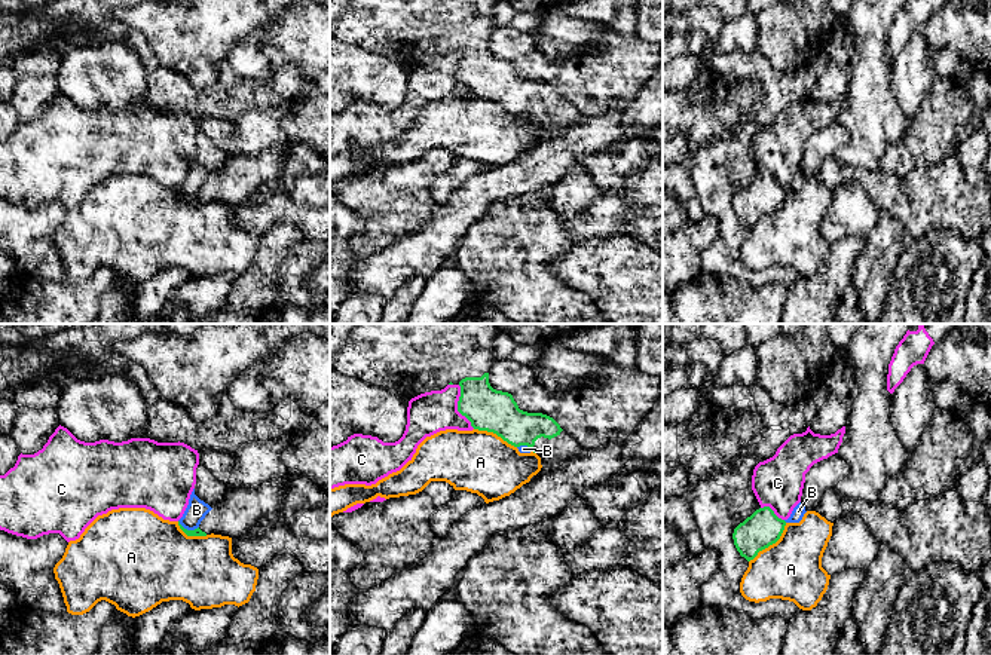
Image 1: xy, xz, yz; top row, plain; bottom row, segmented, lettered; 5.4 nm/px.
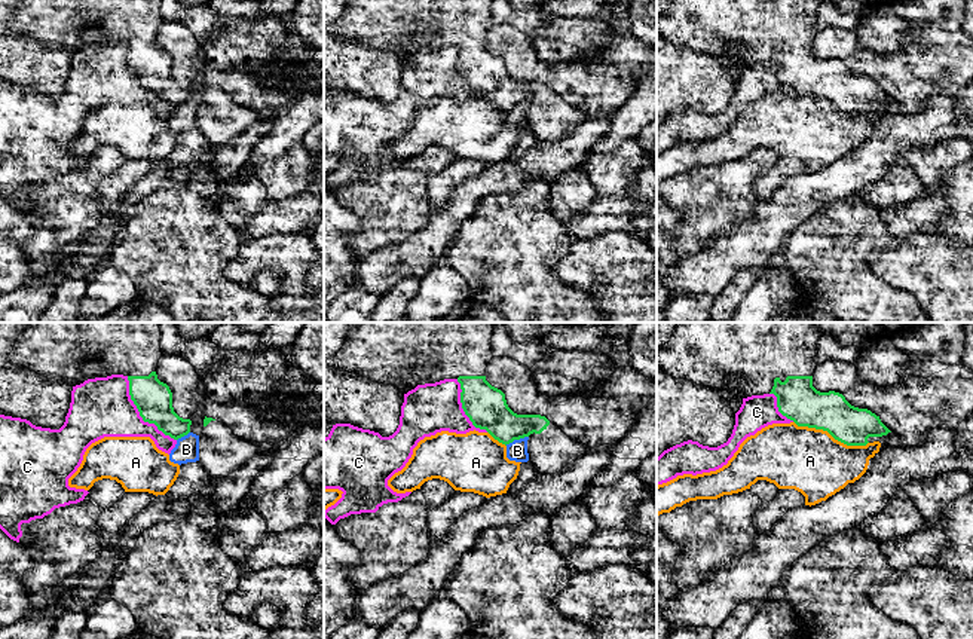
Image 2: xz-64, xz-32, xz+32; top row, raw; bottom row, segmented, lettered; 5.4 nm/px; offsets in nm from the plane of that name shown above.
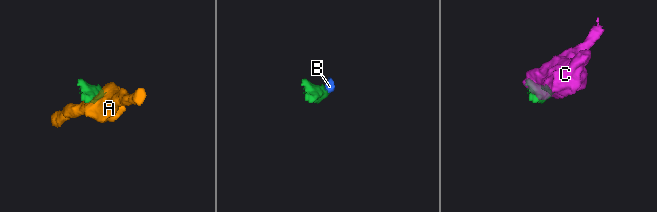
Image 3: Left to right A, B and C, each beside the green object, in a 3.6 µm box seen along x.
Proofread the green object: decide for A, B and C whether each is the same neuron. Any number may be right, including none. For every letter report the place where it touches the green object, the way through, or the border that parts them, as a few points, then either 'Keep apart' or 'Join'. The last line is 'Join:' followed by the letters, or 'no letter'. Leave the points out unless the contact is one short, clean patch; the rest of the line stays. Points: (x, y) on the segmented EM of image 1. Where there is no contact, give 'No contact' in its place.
A: Touches green at yz (771, 544). Keep apart
B: Touches green at xy (186, 529). Boundary: xy (179, 520), (187, 529), (198, 528). Keep apart
C: Touches green at xz (458, 407). Keep apart
Join: no letter

